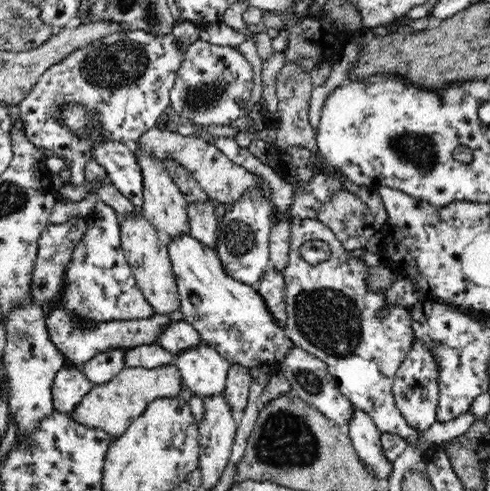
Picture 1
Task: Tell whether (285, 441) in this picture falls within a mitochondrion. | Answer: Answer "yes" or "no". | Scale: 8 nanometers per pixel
yes

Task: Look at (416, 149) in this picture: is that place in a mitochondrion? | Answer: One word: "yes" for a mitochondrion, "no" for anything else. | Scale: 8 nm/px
yes

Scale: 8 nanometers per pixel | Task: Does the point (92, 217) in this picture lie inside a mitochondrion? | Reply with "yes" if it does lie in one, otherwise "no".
no

